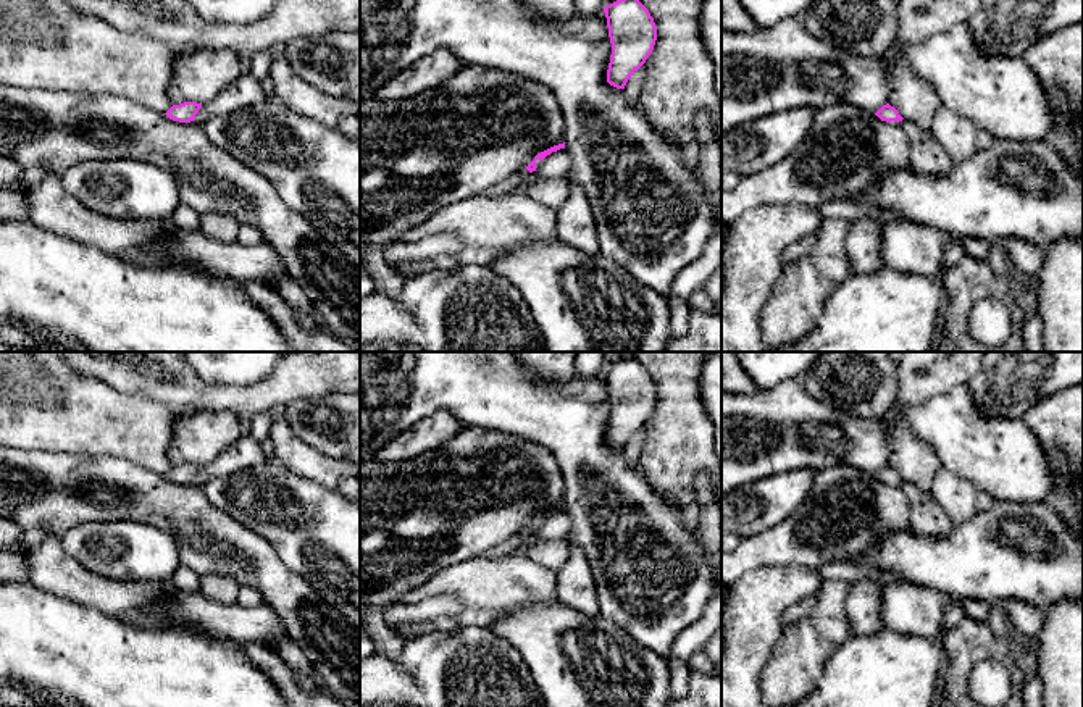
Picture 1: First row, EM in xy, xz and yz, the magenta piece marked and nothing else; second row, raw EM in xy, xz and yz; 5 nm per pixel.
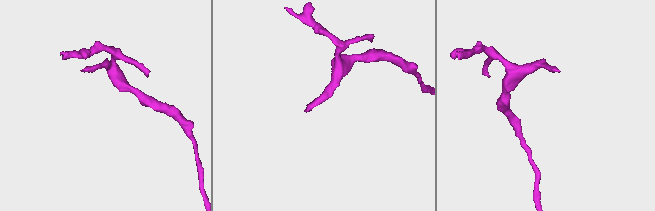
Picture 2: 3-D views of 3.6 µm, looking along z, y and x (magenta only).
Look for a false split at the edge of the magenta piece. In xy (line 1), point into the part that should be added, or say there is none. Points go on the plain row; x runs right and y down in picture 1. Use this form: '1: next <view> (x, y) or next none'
1: next none

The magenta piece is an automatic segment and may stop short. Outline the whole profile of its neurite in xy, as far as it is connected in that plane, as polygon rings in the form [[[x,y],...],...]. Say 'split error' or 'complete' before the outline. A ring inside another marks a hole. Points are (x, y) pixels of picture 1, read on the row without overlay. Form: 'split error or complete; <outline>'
complete; [[[184,463],[179,466],[173,466],[165,476],[173,483],[190,484],[190,483],[194,483],[200,468],[202,468],[202,465]]]

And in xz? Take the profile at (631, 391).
complete; [[[633,357],[607,366],[604,374],[612,405],[607,444],[625,450],[631,436],[652,415],[657,389],[649,371]]]

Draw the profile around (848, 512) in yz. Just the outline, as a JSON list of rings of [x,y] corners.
[[[836,465],[815,471],[805,500],[786,520],[739,539],[733,552],[721,552],[721,592],[744,573],[759,567],[820,568],[831,562],[851,562],[894,531],[910,528],[910,504],[899,486],[881,483],[875,475]]]

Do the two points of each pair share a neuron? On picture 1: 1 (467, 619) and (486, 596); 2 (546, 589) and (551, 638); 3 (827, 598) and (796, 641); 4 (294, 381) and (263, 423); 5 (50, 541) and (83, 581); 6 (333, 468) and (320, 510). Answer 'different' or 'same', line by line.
1: different
2: different
3: same
4: different
5: same
6: different

